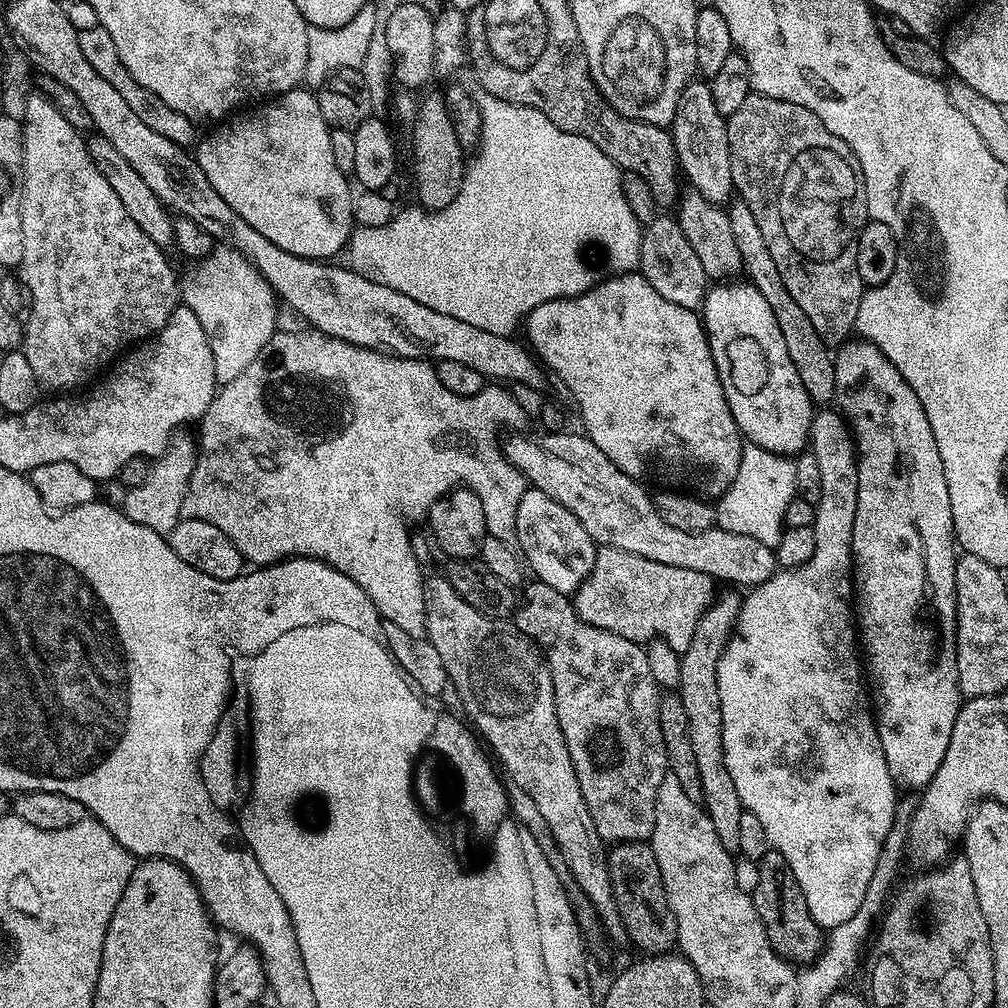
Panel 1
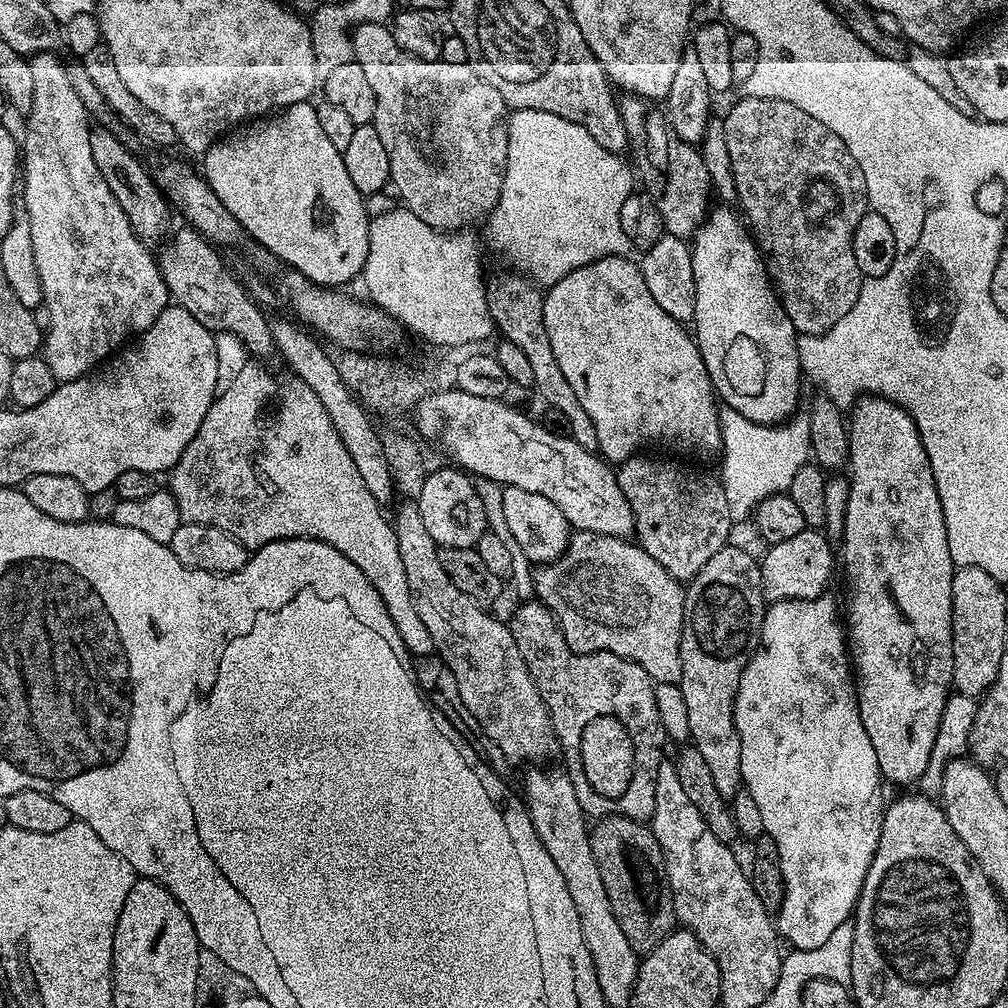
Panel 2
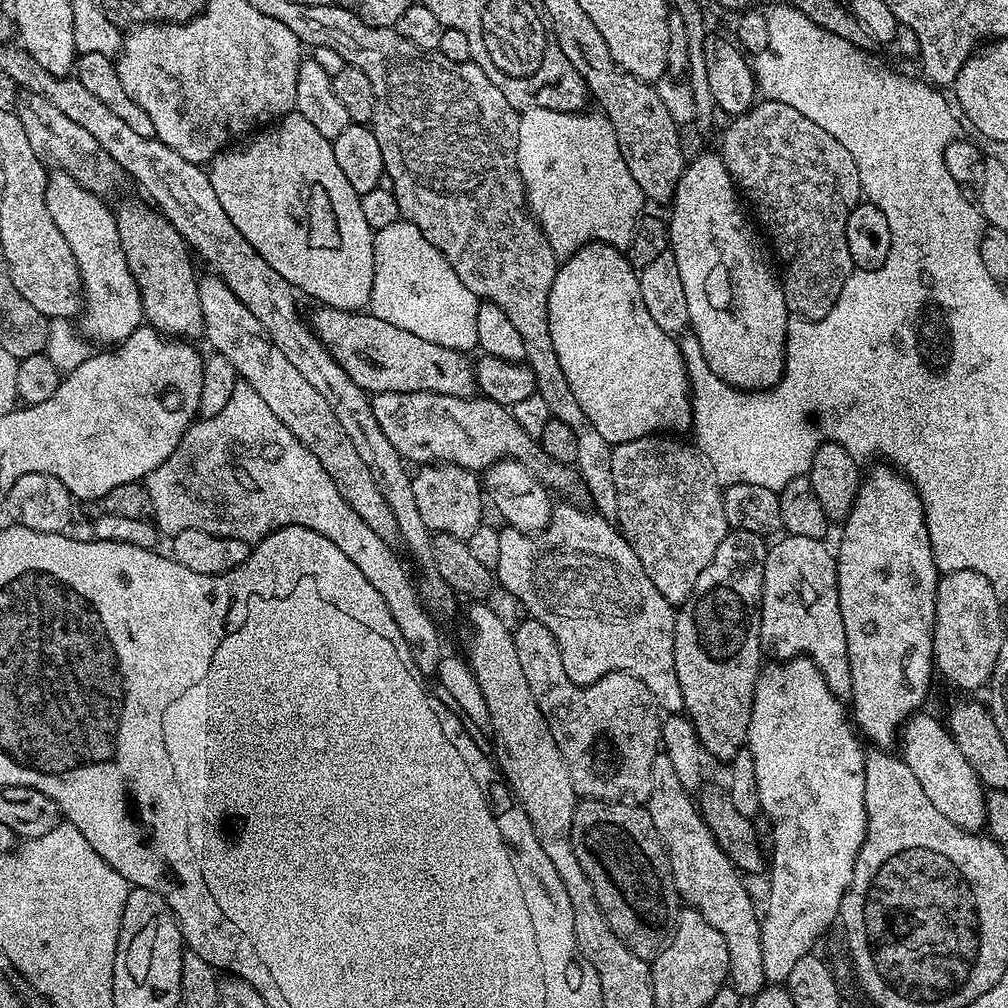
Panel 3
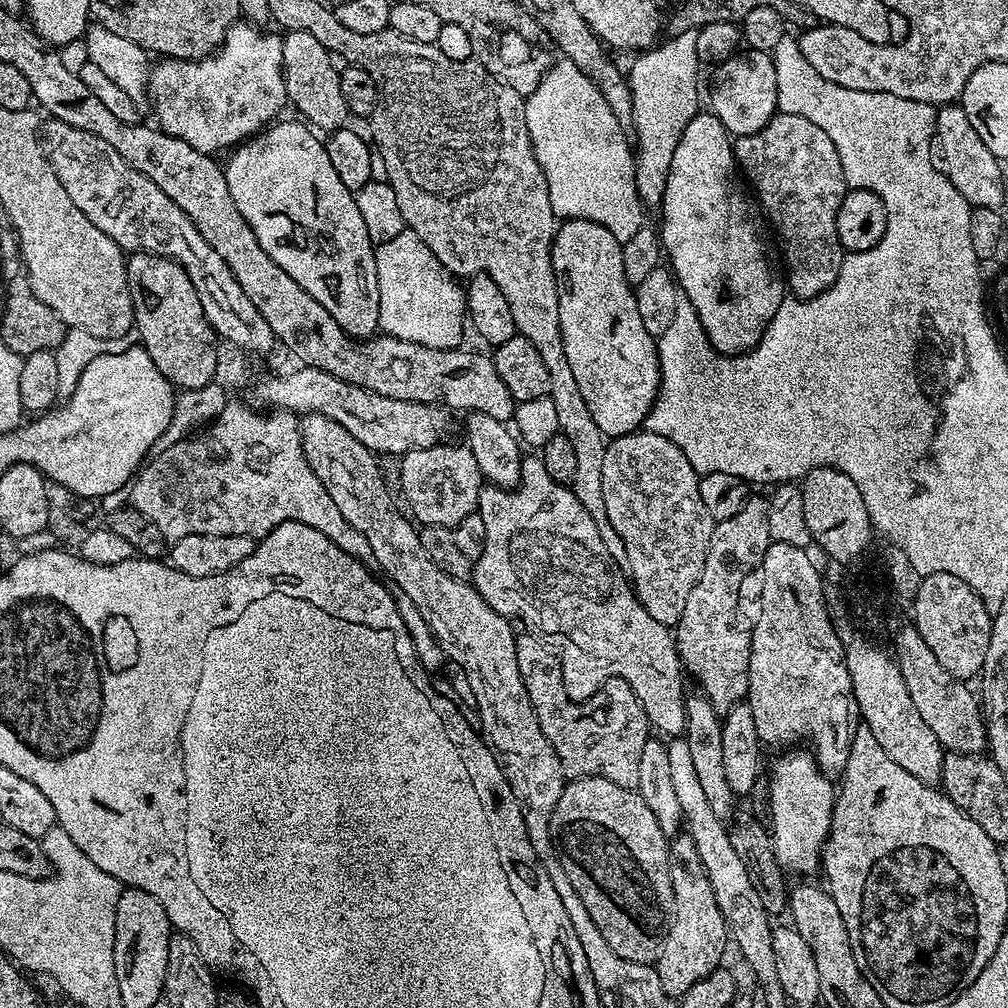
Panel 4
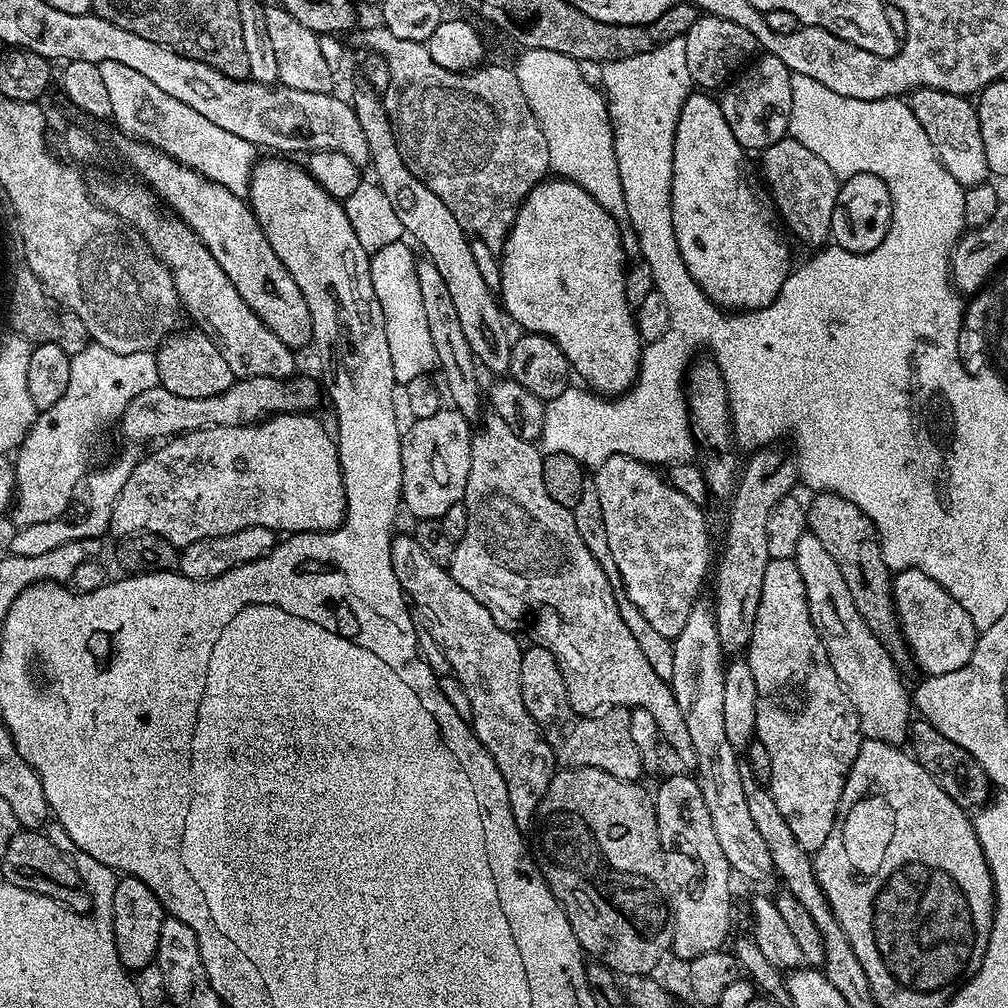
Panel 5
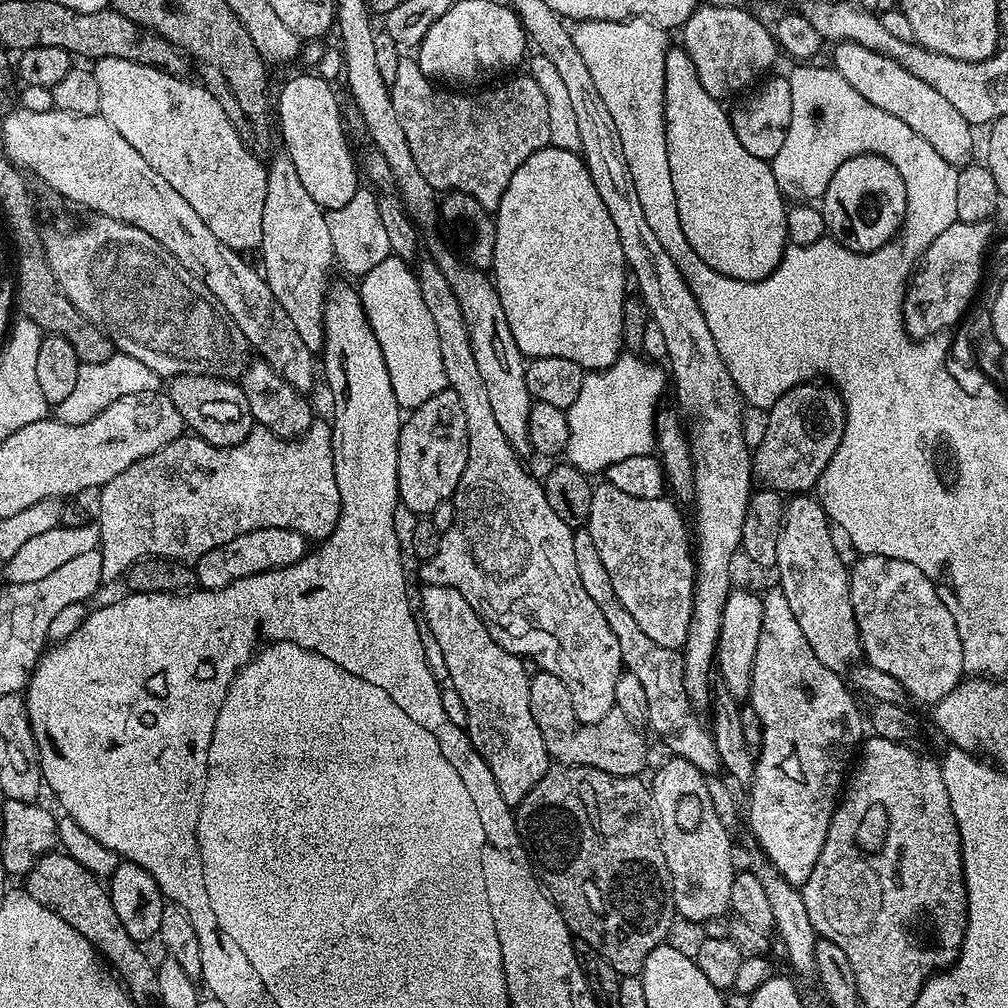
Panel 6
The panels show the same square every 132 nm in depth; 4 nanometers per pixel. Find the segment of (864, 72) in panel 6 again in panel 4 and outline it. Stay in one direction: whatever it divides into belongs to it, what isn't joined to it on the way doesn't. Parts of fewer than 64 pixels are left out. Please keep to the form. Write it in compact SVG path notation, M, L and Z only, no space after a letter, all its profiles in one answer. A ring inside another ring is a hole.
M959 103L945 104L937 111L936 131L932 134L932 164L973 208L1002 208L1006 191L1001 161L986 150L986 142L978 138L978 130L970 126L970 118Z

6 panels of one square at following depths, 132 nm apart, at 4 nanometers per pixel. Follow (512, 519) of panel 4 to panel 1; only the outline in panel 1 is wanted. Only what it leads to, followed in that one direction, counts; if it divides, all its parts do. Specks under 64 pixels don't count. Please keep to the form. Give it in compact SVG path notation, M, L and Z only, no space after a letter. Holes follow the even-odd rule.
M597 547L594 566L575 592L574 603L576 612L590 626L622 634L622 638L641 646L655 639L665 640L682 654L694 638L698 618L702 618L717 592L717 581L706 574L666 566L625 550Z

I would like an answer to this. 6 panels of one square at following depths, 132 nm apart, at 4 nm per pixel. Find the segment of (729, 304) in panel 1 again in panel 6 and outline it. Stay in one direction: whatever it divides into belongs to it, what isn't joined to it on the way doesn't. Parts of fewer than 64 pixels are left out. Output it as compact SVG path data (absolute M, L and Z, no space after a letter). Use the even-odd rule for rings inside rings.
M683 46L669 47L664 75L666 154L670 154L670 178L674 178L682 234L686 234L686 242L690 242L694 254L718 274L742 282L758 282L771 276L789 243L786 196L778 186L773 165L754 158L738 142L729 109L724 107L721 101L706 94L688 51Z

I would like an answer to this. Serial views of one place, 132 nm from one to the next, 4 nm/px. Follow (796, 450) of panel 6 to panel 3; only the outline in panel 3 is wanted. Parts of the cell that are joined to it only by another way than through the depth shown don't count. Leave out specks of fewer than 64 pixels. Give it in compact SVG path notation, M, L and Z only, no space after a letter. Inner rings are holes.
M729 531L728 536L722 538L718 550L714 550L714 558L710 562L710 566L706 566L706 570L702 570L702 574L698 574L698 582L694 582L694 590L689 594L688 599L679 605L676 614L676 625L674 626L674 670L678 670L678 686L682 686L684 712L698 734L701 749L711 759L713 756L716 760L731 762L740 753L741 748L745 747L748 738L748 722L750 720L750 710L752 709L752 699L756 689L756 680L762 671L762 663L760 664L760 648L762 649L762 641L760 639L760 587L764 581L764 567L766 566L768 550L769 545L763 536L759 536L756 533Z

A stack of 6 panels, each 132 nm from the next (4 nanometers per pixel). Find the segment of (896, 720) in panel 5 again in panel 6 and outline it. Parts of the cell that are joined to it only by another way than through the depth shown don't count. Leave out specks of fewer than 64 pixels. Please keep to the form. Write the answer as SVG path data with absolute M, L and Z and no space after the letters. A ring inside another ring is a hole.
M793 495L784 509L784 529L778 538L774 572L780 575L778 587L786 594L786 602L790 602L790 610L818 662L844 674L852 663L855 665L861 659L862 649L850 602L850 568L847 563L844 565L832 532L833 525L815 495Z

